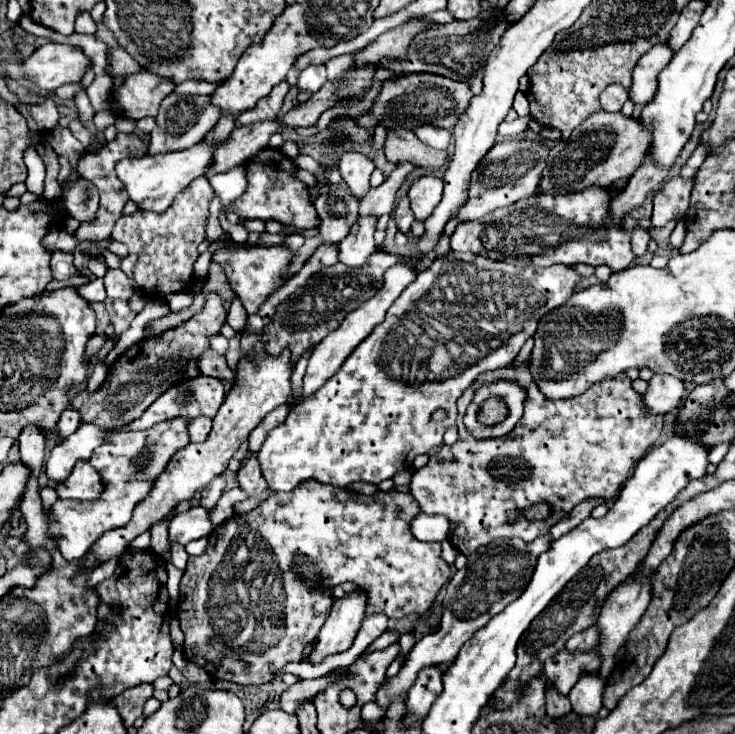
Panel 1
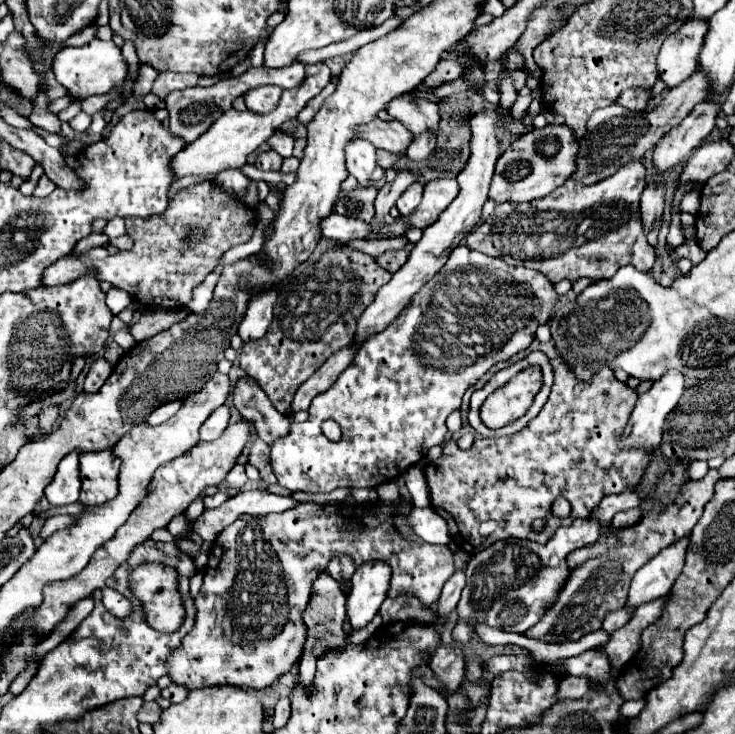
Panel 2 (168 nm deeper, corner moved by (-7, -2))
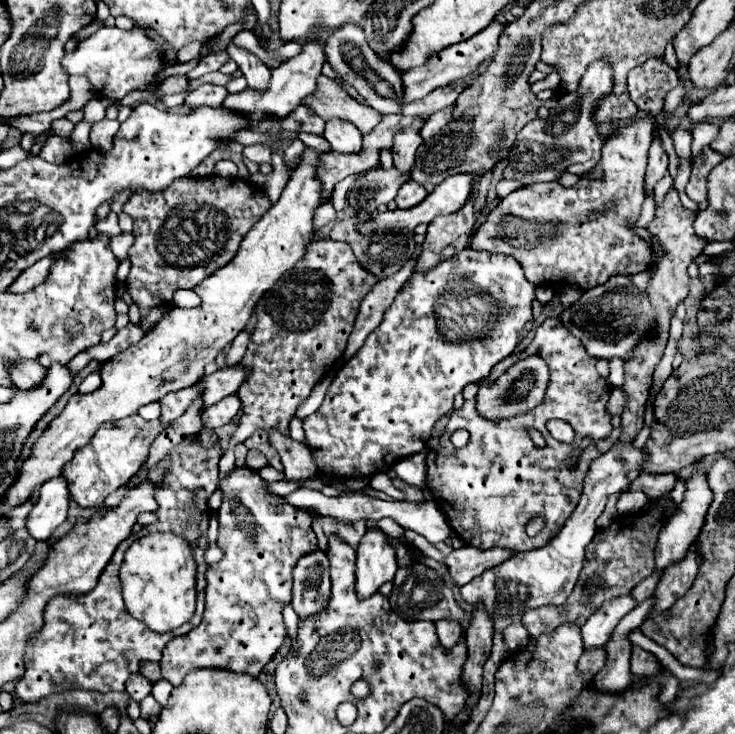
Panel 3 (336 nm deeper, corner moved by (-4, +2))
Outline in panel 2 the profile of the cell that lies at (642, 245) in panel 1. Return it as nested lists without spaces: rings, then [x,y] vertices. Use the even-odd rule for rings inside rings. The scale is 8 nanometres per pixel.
[[[648,186],[648,188],[642,192],[640,212],[642,212],[644,232],[648,234],[650,228],[652,228],[652,224],[662,220],[662,212],[664,212],[664,192],[662,192],[662,188]]]

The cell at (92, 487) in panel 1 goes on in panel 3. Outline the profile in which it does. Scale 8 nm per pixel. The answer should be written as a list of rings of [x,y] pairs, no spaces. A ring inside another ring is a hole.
[[[139,414],[127,416],[125,420],[105,422],[93,440],[77,452],[77,456],[65,464],[63,478],[69,484],[69,498],[75,500],[83,508],[99,508],[103,506],[105,498],[115,492],[119,486],[127,484],[133,478],[143,462],[149,456],[149,446],[161,434],[165,426],[161,420],[143,420]]]

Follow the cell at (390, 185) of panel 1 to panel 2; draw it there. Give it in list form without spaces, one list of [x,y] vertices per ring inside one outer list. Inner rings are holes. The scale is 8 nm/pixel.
[[[416,136],[412,140],[408,152],[406,152],[406,158],[414,160],[414,162],[422,162],[432,154],[434,146],[436,146],[436,138],[432,138],[432,136]]]

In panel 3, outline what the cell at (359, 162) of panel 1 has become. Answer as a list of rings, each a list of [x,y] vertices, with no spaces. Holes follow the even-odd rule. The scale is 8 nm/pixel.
[[[341,118],[327,120],[323,136],[329,140],[329,144],[335,152],[351,154],[351,152],[361,150],[363,136],[361,136],[361,132],[357,132],[357,126],[353,126],[349,120],[341,120]]]

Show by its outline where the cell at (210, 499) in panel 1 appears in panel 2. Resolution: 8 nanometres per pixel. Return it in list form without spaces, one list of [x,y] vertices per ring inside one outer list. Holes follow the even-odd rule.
[[[236,464],[236,466],[228,472],[228,476],[226,476],[226,484],[228,484],[228,488],[230,488],[232,492],[240,492],[240,488],[244,486],[246,480],[248,480],[248,478],[246,478],[246,474],[244,474],[244,466],[242,466],[242,464]]]

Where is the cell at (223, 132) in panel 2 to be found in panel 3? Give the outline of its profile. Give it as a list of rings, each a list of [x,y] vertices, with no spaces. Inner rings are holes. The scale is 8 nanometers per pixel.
[[[311,36],[311,38],[307,38],[307,42],[303,44],[303,48],[297,56],[289,58],[287,62],[283,62],[281,66],[271,70],[269,88],[265,92],[245,88],[243,92],[229,94],[223,102],[223,106],[231,108],[231,110],[237,110],[241,114],[247,114],[251,120],[255,120],[255,124],[265,114],[275,114],[279,118],[285,118],[289,112],[293,112],[293,108],[297,108],[301,104],[301,100],[305,100],[305,96],[309,96],[315,90],[315,82],[317,82],[317,76],[321,74],[323,64],[325,64],[325,52],[323,52],[323,46],[321,46],[321,38]]]

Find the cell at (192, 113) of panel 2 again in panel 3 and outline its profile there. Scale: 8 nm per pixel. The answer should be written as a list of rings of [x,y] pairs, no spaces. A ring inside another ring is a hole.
[[[201,84],[197,90],[189,92],[185,98],[185,104],[191,108],[199,108],[199,106],[221,106],[223,100],[227,96],[227,90],[223,86],[215,86],[215,84]]]

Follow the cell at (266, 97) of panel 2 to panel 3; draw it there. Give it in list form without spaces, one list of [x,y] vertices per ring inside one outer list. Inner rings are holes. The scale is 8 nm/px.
[[[235,44],[227,46],[227,54],[237,62],[239,70],[243,72],[243,76],[249,82],[249,88],[255,88],[255,90],[265,90],[267,88],[271,70],[255,54],[251,54],[249,50],[239,48]]]

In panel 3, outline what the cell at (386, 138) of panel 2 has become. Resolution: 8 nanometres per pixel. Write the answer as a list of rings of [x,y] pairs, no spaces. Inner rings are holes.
[[[327,76],[317,78],[317,88],[313,96],[307,96],[303,104],[323,120],[329,120],[333,116],[351,120],[361,130],[361,134],[367,134],[381,120],[381,114],[377,110],[359,104],[335,80]]]

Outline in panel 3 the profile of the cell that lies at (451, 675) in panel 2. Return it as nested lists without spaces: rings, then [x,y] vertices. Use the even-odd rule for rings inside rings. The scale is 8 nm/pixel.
[[[443,618],[435,622],[437,626],[437,634],[441,644],[445,644],[445,648],[451,648],[451,644],[455,644],[461,638],[461,624],[457,620],[451,618]]]

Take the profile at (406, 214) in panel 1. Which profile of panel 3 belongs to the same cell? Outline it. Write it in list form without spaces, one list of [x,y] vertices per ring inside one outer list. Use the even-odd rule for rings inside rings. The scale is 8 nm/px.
[[[409,180],[409,182],[405,182],[405,184],[401,186],[395,202],[397,202],[397,206],[399,206],[401,210],[407,210],[407,208],[413,208],[413,206],[421,204],[421,202],[425,200],[425,196],[427,196],[427,190],[425,190],[421,184]]]

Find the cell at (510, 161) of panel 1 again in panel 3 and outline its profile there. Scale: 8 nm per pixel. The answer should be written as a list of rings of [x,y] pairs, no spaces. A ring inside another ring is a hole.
[[[595,60],[589,64],[587,72],[581,76],[579,88],[575,92],[567,92],[557,100],[557,106],[551,108],[547,118],[531,120],[517,136],[517,142],[511,148],[507,158],[505,178],[517,180],[523,186],[535,182],[551,182],[559,180],[563,172],[585,174],[589,172],[601,158],[603,140],[597,130],[597,122],[593,120],[593,112],[597,110],[599,100],[607,98],[613,92],[613,70],[607,60]]]

